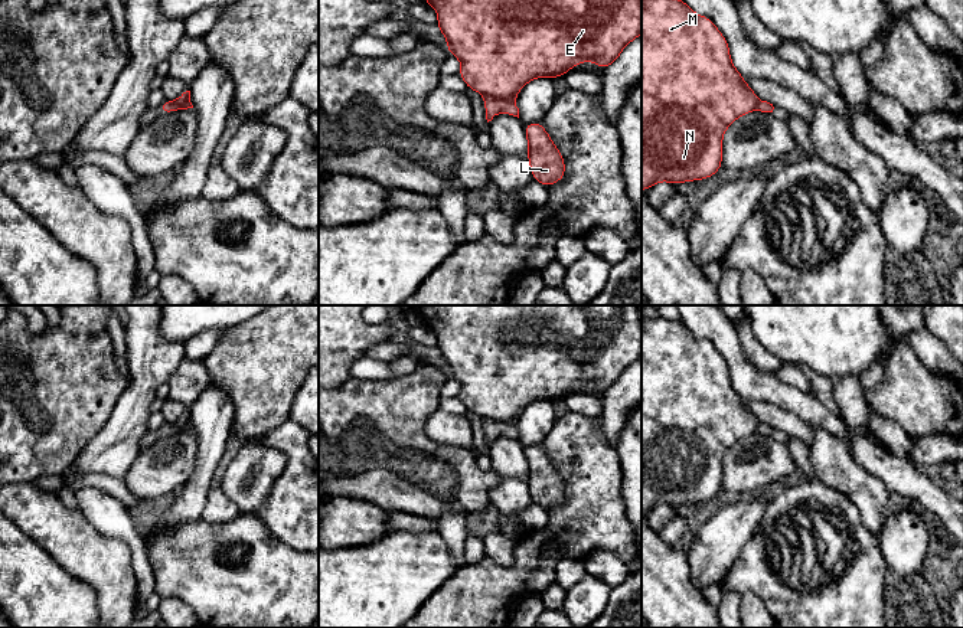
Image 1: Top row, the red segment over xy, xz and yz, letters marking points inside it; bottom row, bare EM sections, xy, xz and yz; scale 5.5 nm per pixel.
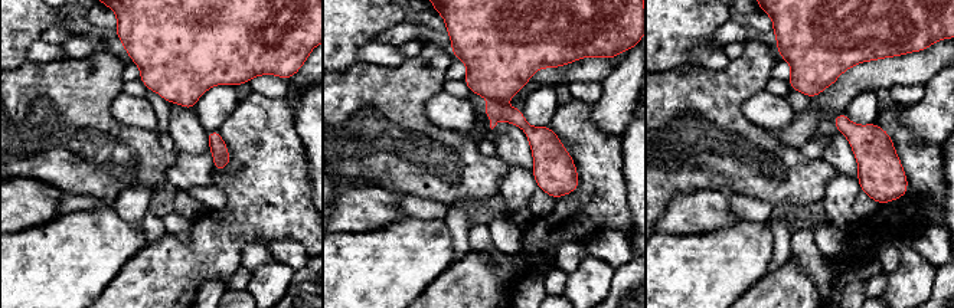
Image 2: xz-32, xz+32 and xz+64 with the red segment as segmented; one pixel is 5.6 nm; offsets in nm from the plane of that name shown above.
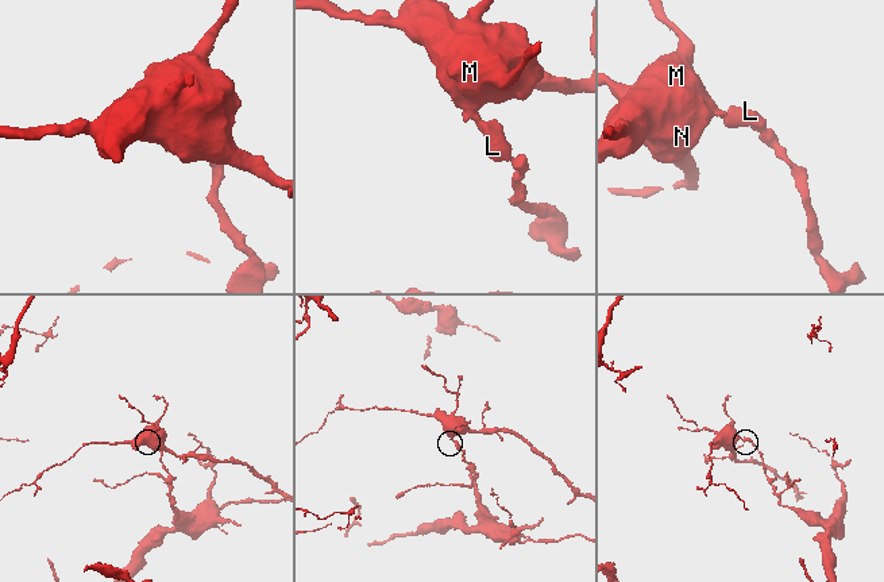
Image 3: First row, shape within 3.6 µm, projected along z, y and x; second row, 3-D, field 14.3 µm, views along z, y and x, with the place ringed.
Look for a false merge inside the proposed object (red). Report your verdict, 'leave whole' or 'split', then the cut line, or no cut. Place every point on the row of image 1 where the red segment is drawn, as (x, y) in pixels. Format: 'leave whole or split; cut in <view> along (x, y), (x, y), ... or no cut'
split; cut in xz along (485, 95), (513, 98)

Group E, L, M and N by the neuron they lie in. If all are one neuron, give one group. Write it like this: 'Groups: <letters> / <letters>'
Groups: E M N / L

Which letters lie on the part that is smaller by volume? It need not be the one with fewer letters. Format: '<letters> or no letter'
E, M, N

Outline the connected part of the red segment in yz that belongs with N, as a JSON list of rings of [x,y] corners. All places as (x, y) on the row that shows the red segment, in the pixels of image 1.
[[[642,0],[642,190],[659,181],[679,184],[709,179],[722,167],[722,137],[760,99],[735,69],[725,36],[683,0]]]

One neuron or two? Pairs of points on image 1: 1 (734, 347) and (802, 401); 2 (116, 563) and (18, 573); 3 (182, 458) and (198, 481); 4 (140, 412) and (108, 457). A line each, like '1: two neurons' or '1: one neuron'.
1: one neuron
2: two neurons
3: two neurons
4: one neuron

